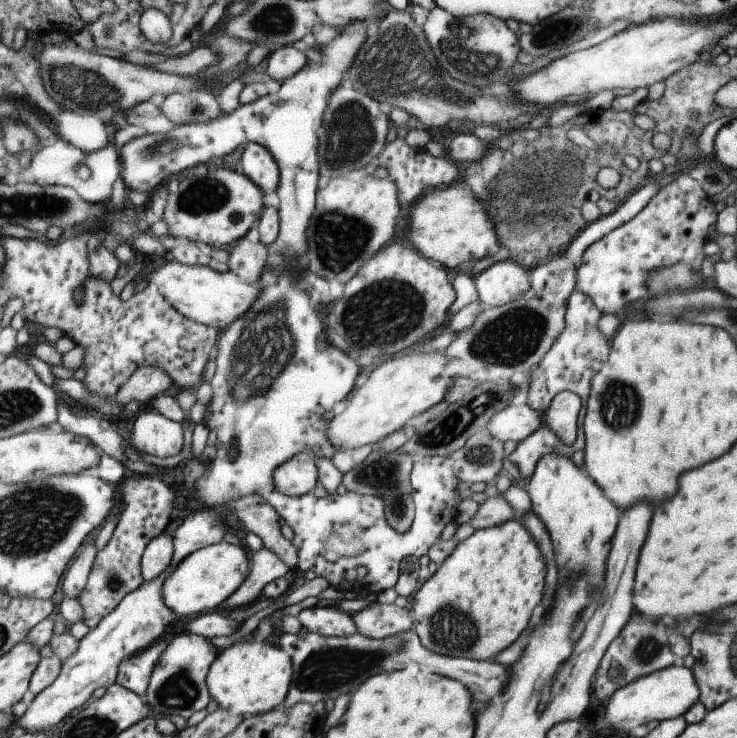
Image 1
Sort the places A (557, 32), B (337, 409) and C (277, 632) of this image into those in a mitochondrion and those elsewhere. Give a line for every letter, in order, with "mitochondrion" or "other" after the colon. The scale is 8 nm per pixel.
A: mitochondrion
B: other
C: other

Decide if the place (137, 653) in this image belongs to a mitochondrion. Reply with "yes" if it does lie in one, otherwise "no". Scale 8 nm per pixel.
no

